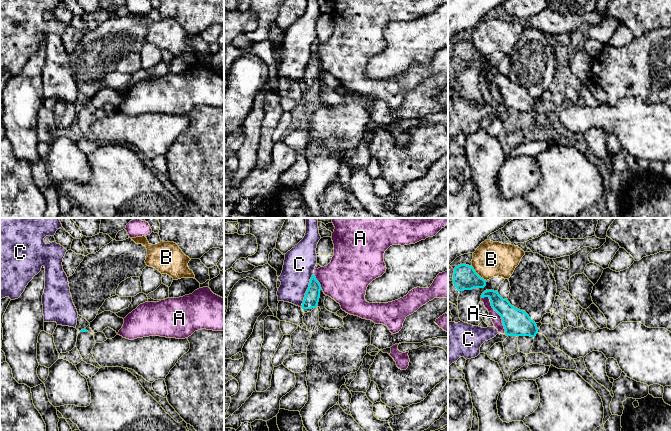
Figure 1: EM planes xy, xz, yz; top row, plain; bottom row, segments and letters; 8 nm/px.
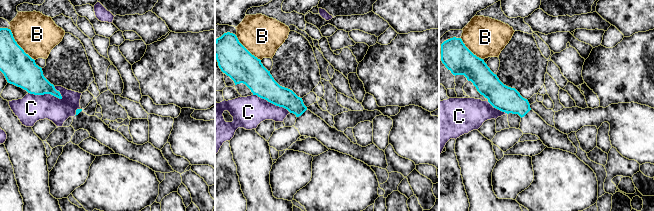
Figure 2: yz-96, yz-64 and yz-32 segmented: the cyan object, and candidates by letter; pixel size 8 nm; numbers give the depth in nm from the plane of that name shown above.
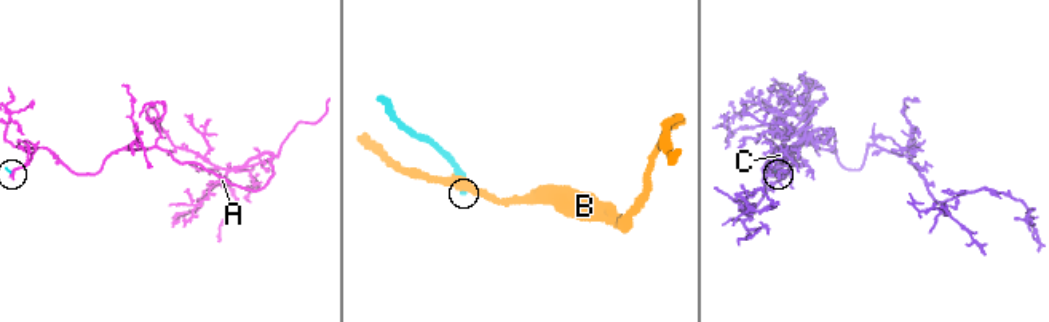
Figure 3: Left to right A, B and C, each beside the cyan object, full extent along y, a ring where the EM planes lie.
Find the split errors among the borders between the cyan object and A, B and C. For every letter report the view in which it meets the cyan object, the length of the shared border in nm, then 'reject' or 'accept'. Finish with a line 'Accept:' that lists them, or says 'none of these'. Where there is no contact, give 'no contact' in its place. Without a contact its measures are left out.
A: meets cyan in yz; contact 360 nm long; reject
B: meets cyan in yz; contact 180 nm long; reject
C: meets cyan in xz; contact 300 nm long; reject
Accept: none of these

